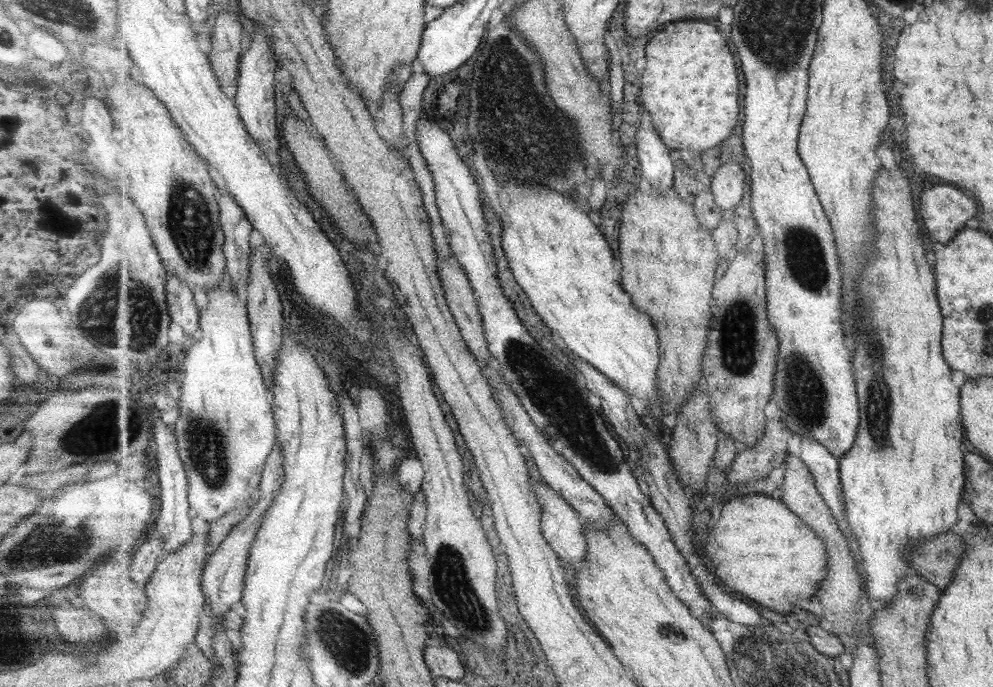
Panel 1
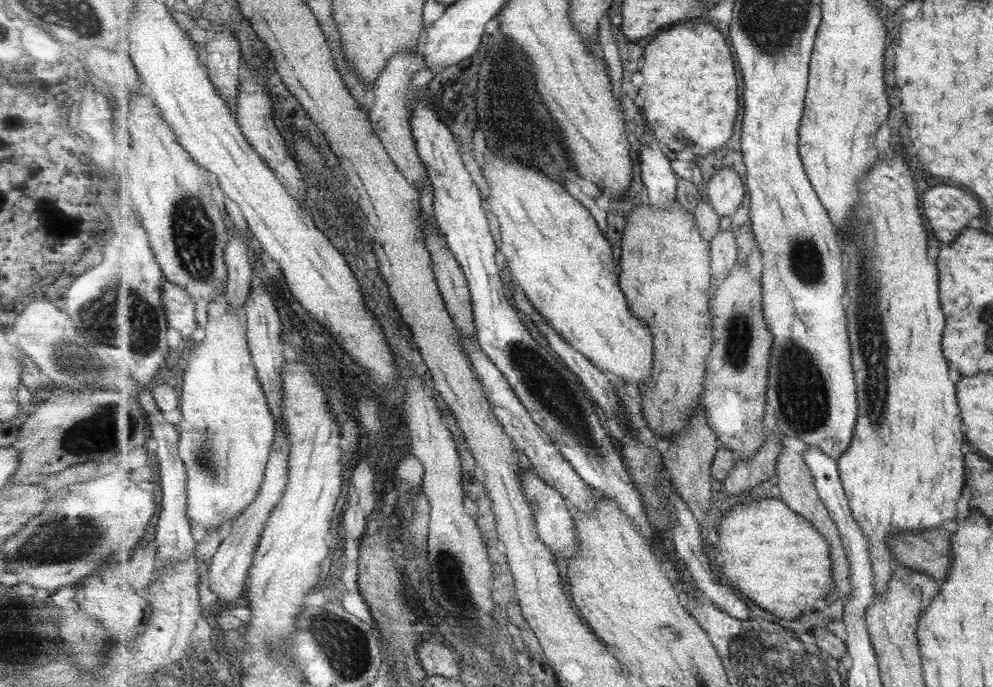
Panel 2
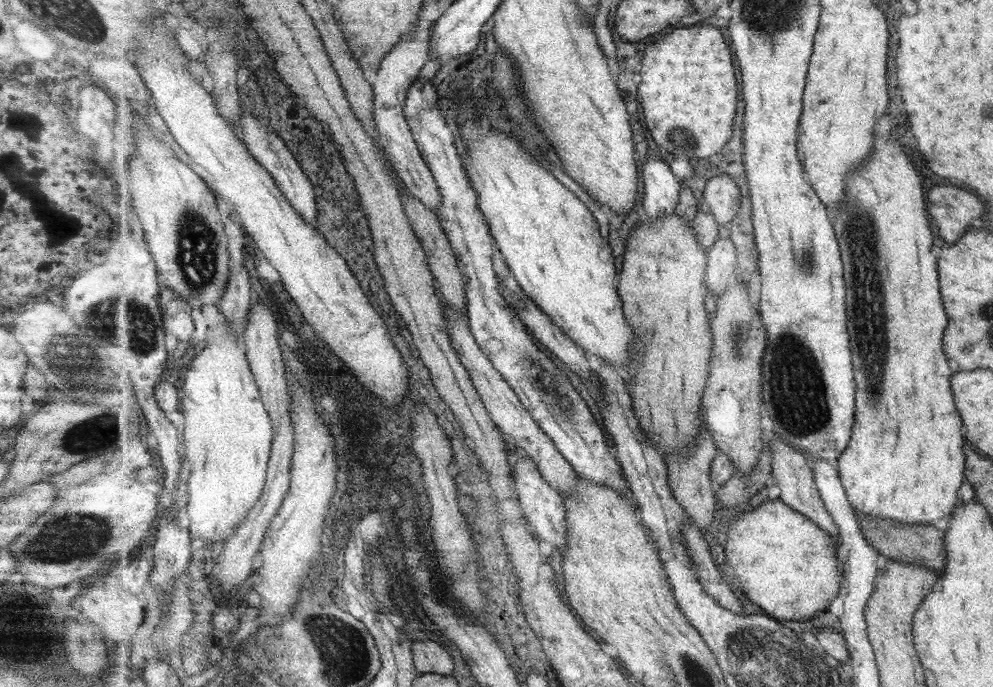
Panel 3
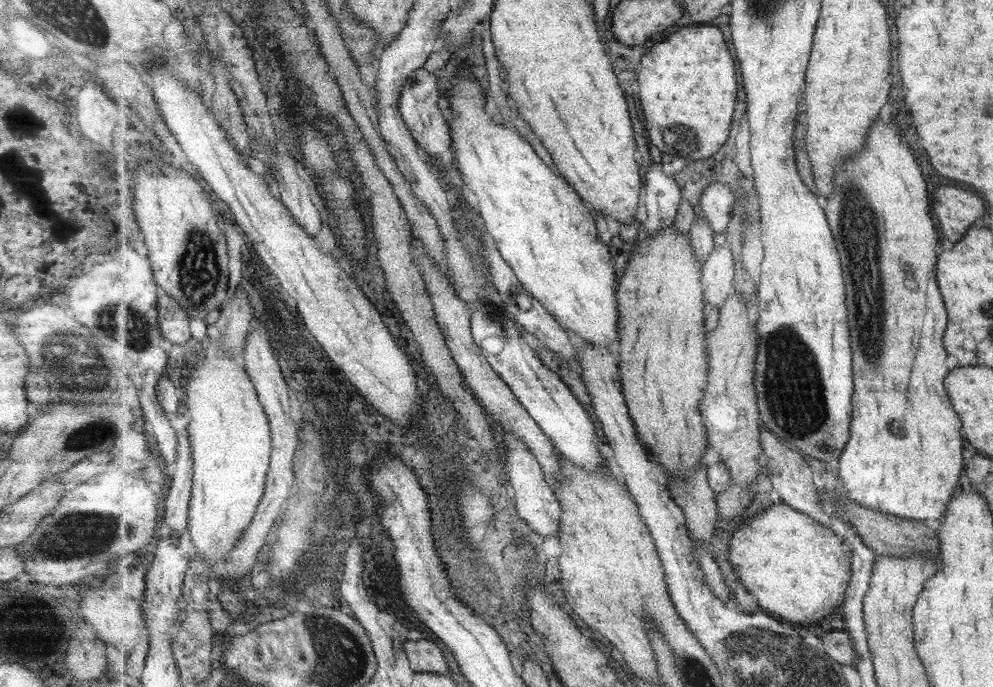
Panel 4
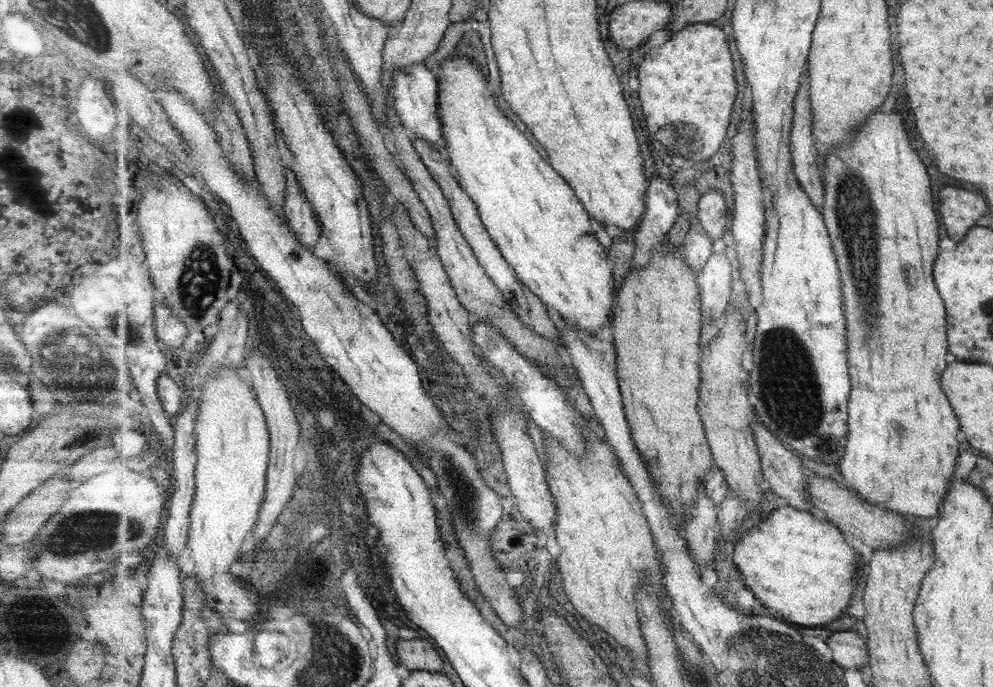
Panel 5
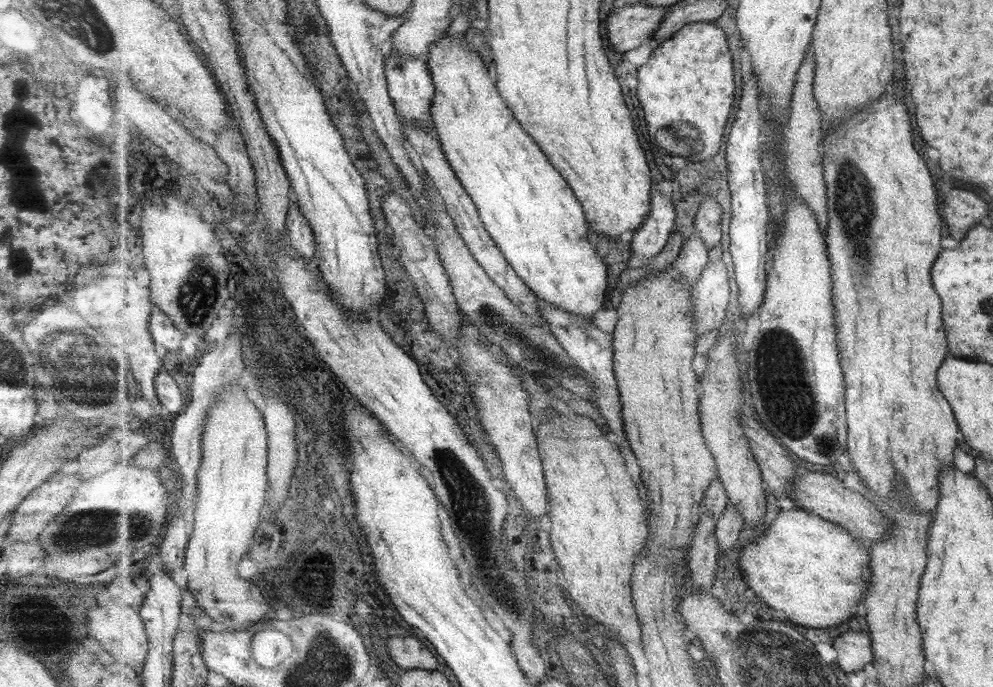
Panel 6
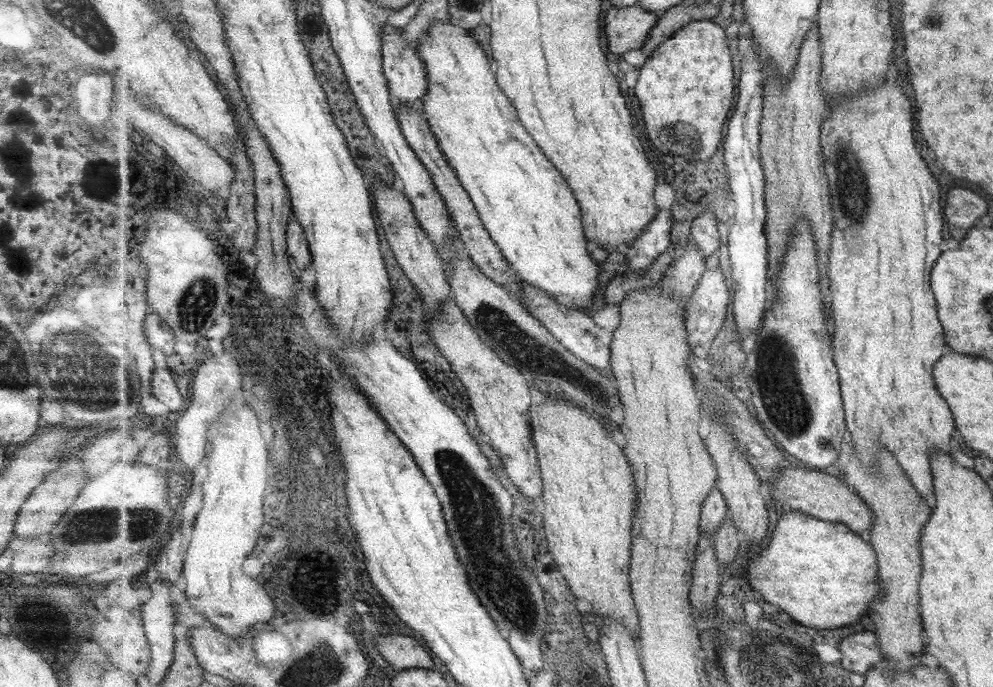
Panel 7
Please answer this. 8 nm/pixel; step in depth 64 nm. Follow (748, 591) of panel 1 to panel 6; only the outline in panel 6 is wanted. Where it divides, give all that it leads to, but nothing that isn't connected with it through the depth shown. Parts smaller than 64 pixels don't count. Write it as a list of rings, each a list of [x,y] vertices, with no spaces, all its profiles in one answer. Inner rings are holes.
[[[803,509],[781,510],[769,528],[757,540],[747,542],[741,550],[739,566],[750,594],[765,602],[773,614],[807,628],[833,628],[855,618],[858,607],[864,603],[867,587],[870,587],[870,548],[840,524]]]

